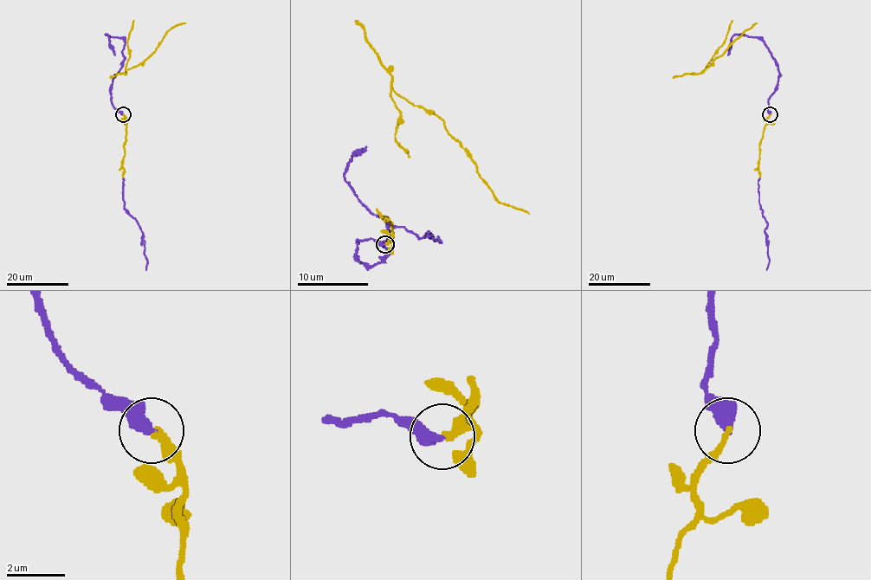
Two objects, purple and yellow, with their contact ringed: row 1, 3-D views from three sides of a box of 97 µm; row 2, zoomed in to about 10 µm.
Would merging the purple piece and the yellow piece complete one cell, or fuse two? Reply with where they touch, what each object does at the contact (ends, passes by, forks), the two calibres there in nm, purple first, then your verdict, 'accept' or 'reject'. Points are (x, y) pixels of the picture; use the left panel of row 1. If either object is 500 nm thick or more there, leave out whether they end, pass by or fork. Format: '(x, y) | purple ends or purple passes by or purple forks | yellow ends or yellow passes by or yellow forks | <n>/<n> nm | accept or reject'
(123, 114) | purple ends | yellow ends | 440/240 nm | accept

